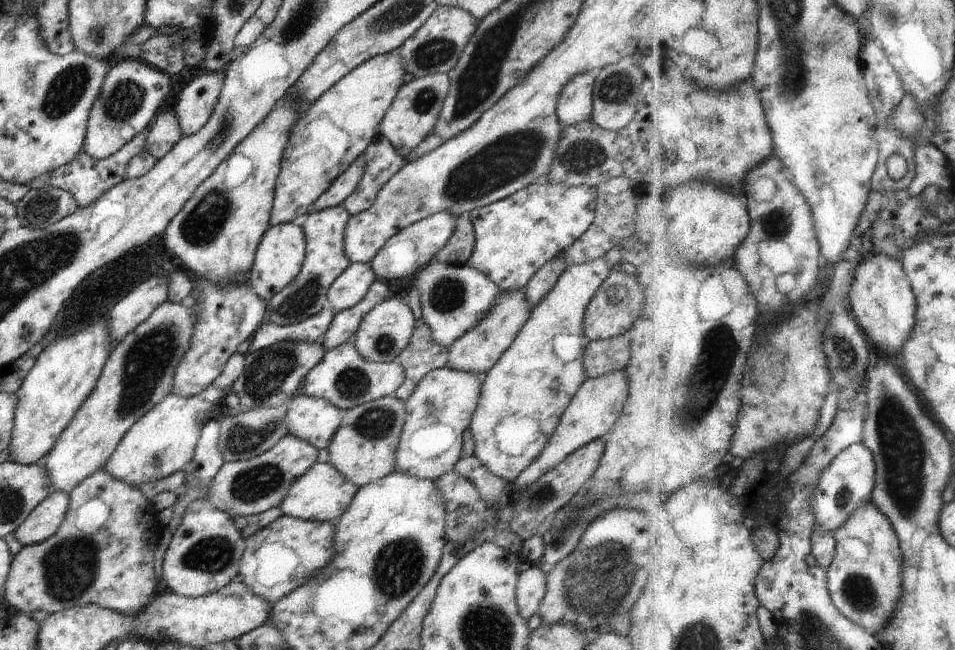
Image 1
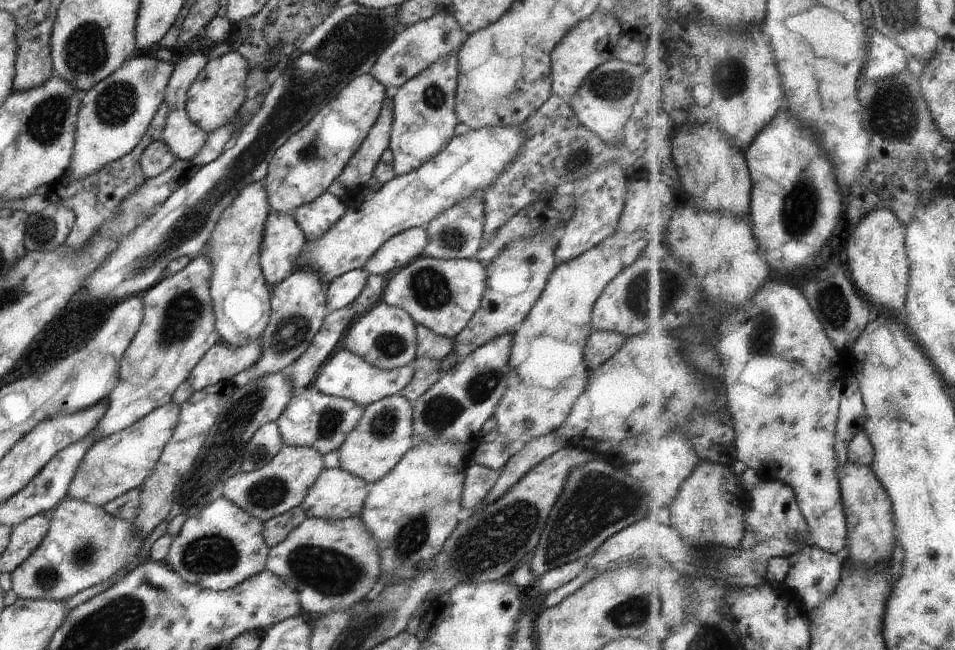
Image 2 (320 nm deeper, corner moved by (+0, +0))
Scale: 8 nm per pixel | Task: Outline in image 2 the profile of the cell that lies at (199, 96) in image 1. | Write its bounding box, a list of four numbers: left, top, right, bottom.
[185,50,248,133]

